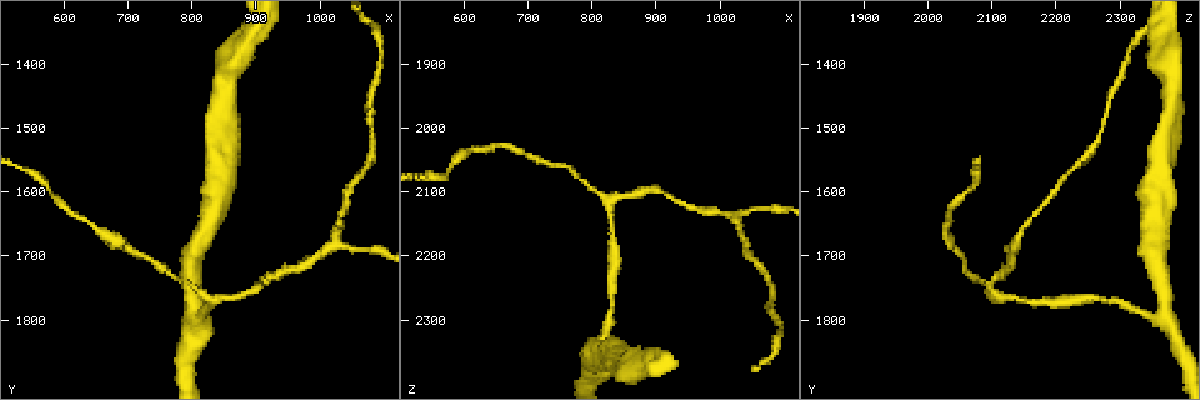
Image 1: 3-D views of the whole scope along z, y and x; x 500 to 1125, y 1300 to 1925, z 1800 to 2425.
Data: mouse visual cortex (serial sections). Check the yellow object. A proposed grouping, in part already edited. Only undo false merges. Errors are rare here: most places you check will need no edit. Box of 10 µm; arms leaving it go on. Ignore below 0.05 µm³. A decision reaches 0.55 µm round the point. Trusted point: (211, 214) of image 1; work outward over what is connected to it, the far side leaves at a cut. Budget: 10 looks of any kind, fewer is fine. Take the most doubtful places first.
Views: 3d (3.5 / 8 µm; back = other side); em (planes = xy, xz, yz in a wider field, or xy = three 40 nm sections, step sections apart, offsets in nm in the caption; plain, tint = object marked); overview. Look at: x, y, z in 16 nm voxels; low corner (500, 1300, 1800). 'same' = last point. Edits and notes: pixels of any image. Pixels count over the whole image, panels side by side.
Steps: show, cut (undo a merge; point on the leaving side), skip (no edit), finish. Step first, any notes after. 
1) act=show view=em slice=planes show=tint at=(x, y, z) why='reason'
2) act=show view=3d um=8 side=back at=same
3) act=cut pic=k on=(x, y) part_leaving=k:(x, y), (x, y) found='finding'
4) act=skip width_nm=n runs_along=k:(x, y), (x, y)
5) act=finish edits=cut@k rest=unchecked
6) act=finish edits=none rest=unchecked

act=show view=3d um=3.5 at=(805, 1790, 2370) why='three-way junction'

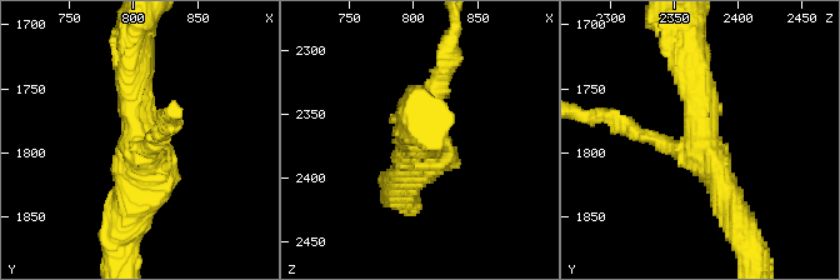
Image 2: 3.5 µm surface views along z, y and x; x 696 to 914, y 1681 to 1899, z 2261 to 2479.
act=show view=em slice=xy step=2 show=tint at=(806, 1790, 2366) arms=3 arm_widths_nm=200,400,450 why='shape alone is not enough'

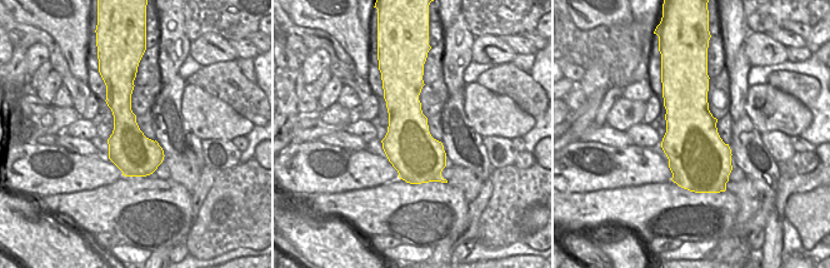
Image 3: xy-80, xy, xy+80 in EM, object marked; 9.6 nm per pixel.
act=skip runs_along=2:(689, 55), (701, 136), (669, 148), (630, 129) found='all the same cell'

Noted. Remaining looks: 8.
act=show view=3d um=3.5 at=(830, 1765, 2115) why='abrupt turn'

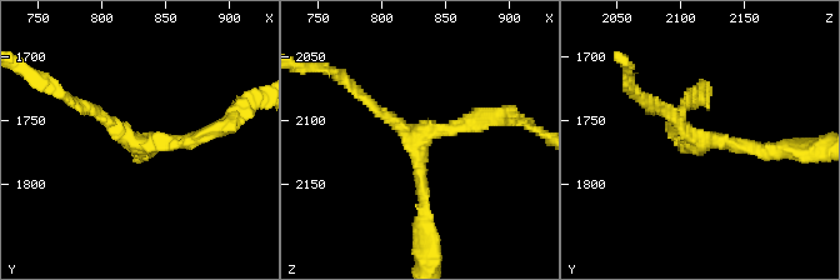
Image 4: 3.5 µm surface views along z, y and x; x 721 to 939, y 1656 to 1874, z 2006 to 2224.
act=show view=em slice=xy step=2 show=tint at=(830, 1768, 2114) arms=3 arm_widths_nm=150,200,200 why='shape alone is not enough'

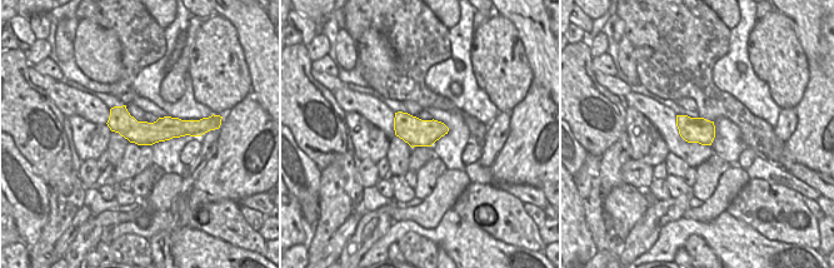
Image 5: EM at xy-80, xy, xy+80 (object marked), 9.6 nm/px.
act=skip runs_along=4:(425, 224), (418, 141), (490, 119) found='one cell here'

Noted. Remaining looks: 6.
act=show view=3d um=3.5 at=(1020, 1680, 2140) why='three arms meet'

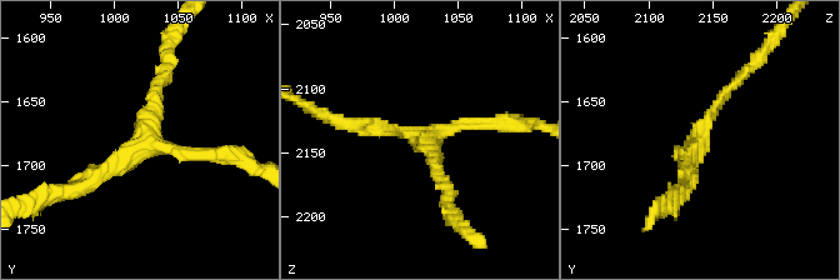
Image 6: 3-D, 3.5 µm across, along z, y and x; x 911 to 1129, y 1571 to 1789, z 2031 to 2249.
act=show view=em slice=xy step=1 show=tint at=(1024, 1684, 2138) arms=3 arm_widths_nm=150,150,200

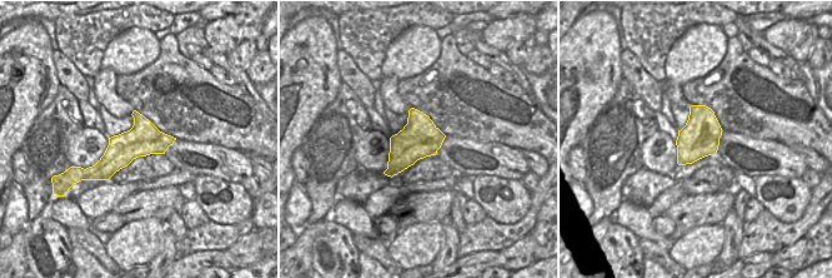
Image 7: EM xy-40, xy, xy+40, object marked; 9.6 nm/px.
act=skip width_nm=380 runs_along=6:(79, 189), (144, 143), (163, 78) found='continuous, no second cell'

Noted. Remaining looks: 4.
act=show view=3d um=3.5 at=(870, 1400, 2370) why='a fork'

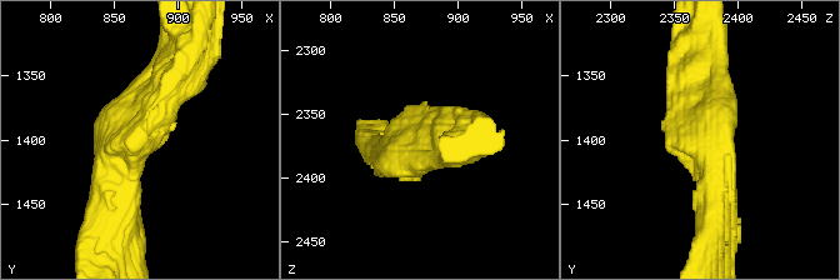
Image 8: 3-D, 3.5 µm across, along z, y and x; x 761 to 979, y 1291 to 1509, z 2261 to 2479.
act=show view=em slice=planes show=tint at=(866, 1394, 2370)

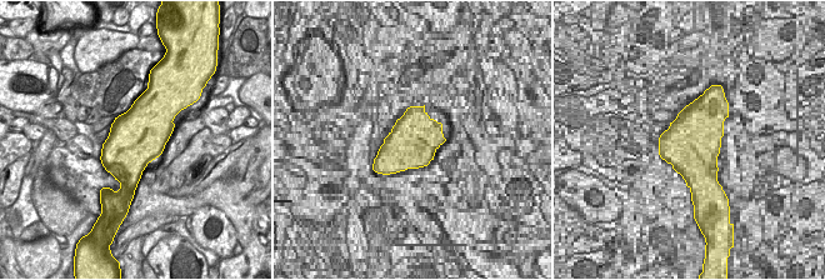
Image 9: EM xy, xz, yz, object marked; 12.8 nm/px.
act=skip runs_along=8:(114, 209), (125, 144), (186, 68) found='continuous, no second cell'

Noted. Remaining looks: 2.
act=finish edits=none rest=unchecked

